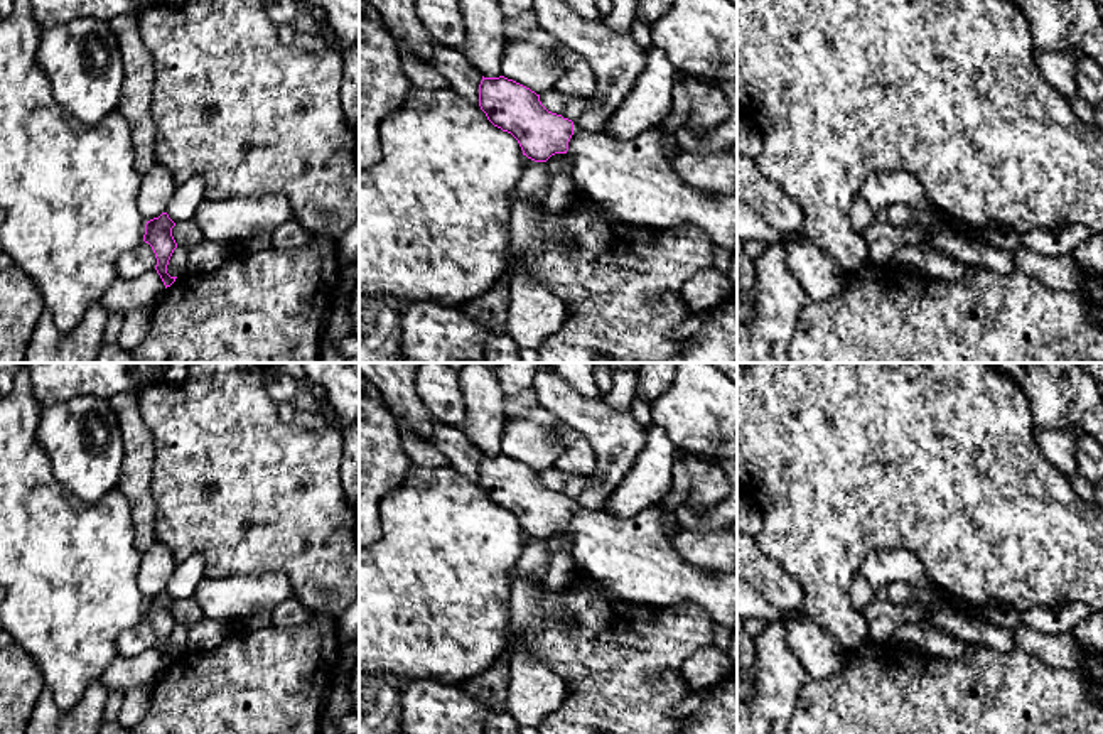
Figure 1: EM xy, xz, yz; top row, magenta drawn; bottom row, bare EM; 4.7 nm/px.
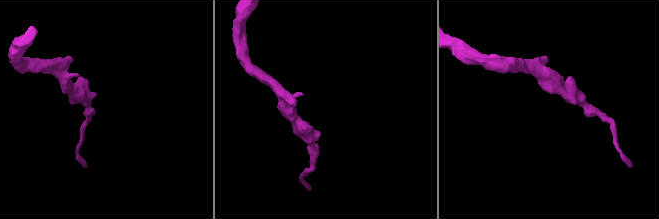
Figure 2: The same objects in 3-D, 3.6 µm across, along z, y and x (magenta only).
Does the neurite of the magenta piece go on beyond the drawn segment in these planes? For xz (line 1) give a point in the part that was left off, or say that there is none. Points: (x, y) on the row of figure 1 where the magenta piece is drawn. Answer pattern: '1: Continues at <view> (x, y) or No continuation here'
1: Continues at xz (633, 179)

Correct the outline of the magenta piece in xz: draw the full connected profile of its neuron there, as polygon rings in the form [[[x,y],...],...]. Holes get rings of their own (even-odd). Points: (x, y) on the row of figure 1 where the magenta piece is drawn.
[[[482,76],[479,106],[494,127],[518,140],[528,159],[546,162],[555,154],[568,154],[573,160],[577,194],[604,204],[616,219],[644,228],[693,224],[703,229],[717,246],[737,253],[737,194],[703,192],[685,184],[666,160],[664,135],[659,128],[651,128],[626,142],[616,140],[604,130],[575,132],[573,121],[548,111],[540,94],[504,76]]]

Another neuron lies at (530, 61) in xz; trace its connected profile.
[[[541,27],[516,40],[506,40],[501,76],[530,88],[536,94],[553,89],[562,76],[562,64],[555,56],[558,44]]]

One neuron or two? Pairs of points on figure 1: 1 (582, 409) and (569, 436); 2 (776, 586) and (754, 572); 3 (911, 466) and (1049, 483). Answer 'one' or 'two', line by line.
1: two
2: one
3: one

